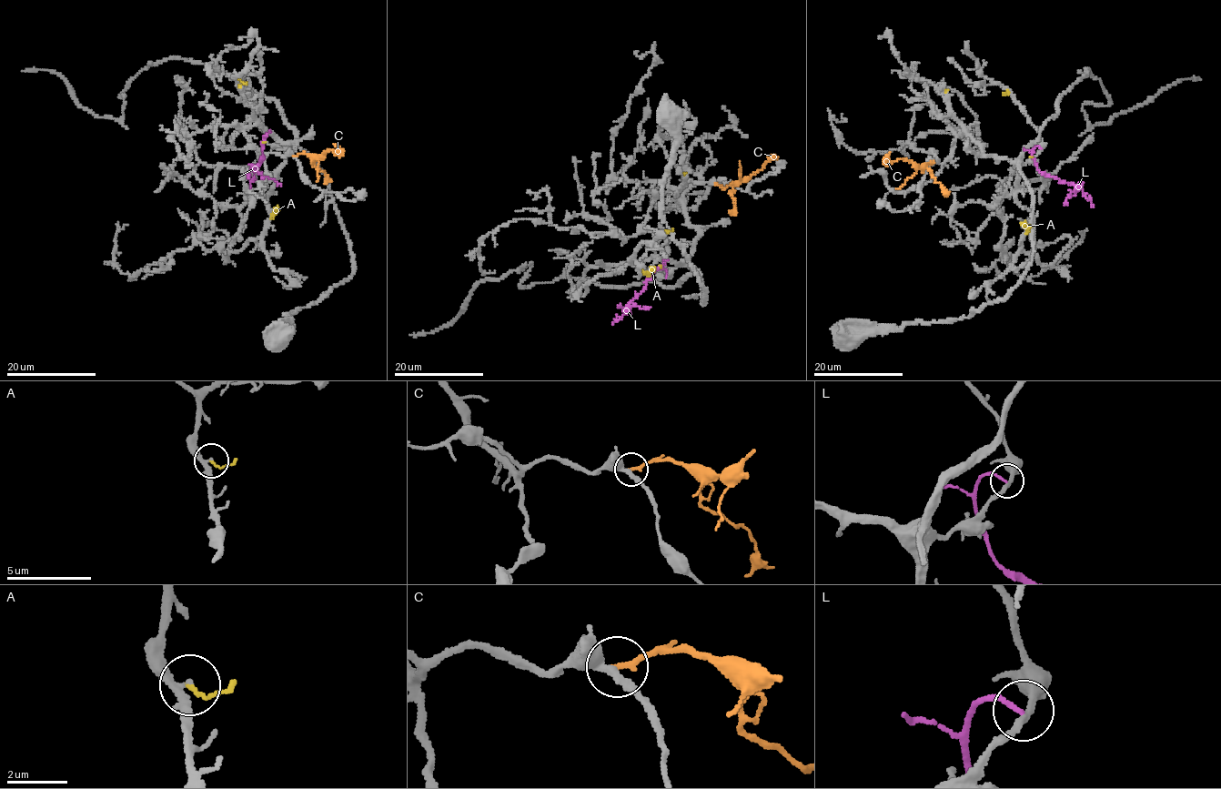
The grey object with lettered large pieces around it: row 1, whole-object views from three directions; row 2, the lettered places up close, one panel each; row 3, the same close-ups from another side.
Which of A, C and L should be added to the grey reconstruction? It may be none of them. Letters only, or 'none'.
C

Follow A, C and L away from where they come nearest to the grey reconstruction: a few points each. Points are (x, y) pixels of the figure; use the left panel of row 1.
A: (238, 80), (247, 84), (266, 143), (277, 206), (269, 219)
C: (294, 155), (305, 153), (321, 156), (331, 148), (336, 153), (333, 144)
L: (270, 133), (263, 142), (262, 160), (254, 167), (258, 174), (282, 186)

